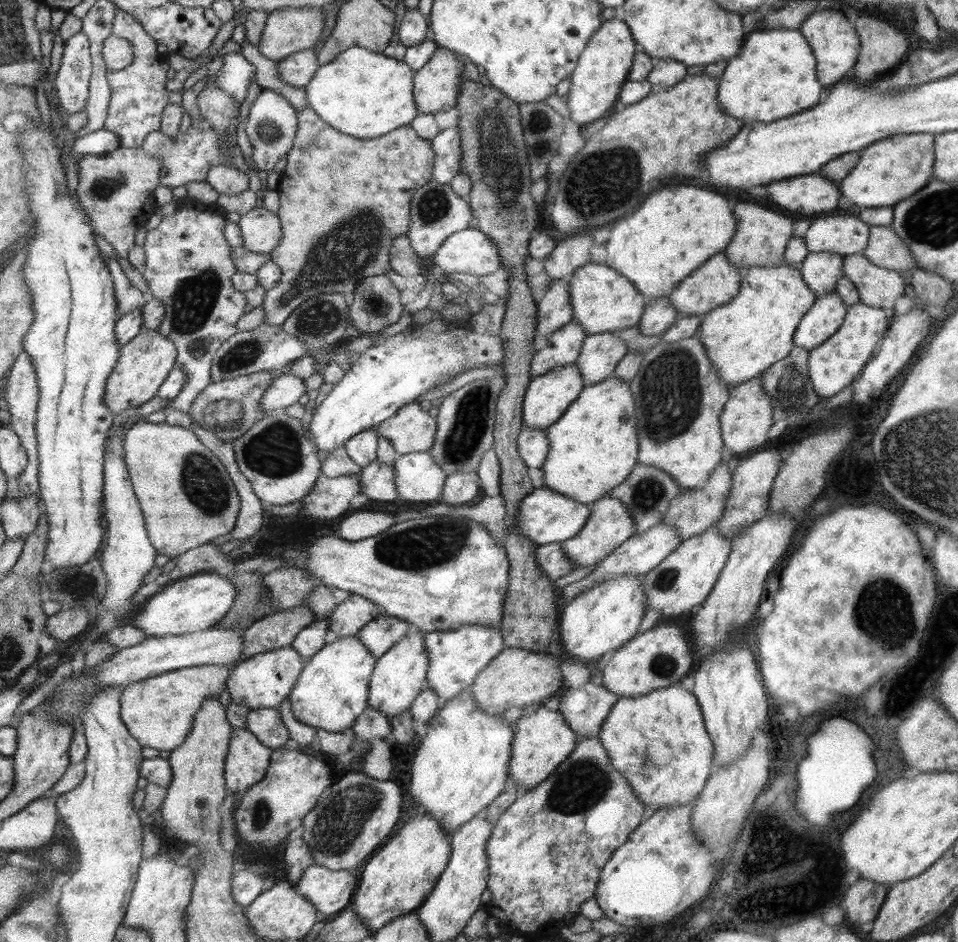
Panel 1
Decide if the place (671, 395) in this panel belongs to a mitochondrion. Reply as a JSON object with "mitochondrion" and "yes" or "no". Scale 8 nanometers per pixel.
{"mitochondrion":"yes"}

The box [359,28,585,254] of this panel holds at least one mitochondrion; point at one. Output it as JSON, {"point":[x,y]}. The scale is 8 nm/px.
{"point":[489,125]}

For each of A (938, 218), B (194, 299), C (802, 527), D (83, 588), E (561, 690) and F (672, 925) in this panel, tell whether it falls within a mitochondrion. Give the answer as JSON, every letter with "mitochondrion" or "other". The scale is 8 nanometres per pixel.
{"A":"mitochondrion","B":"mitochondrion","C":"other","D":"mitochondrion","E":"other","F":"other"}

